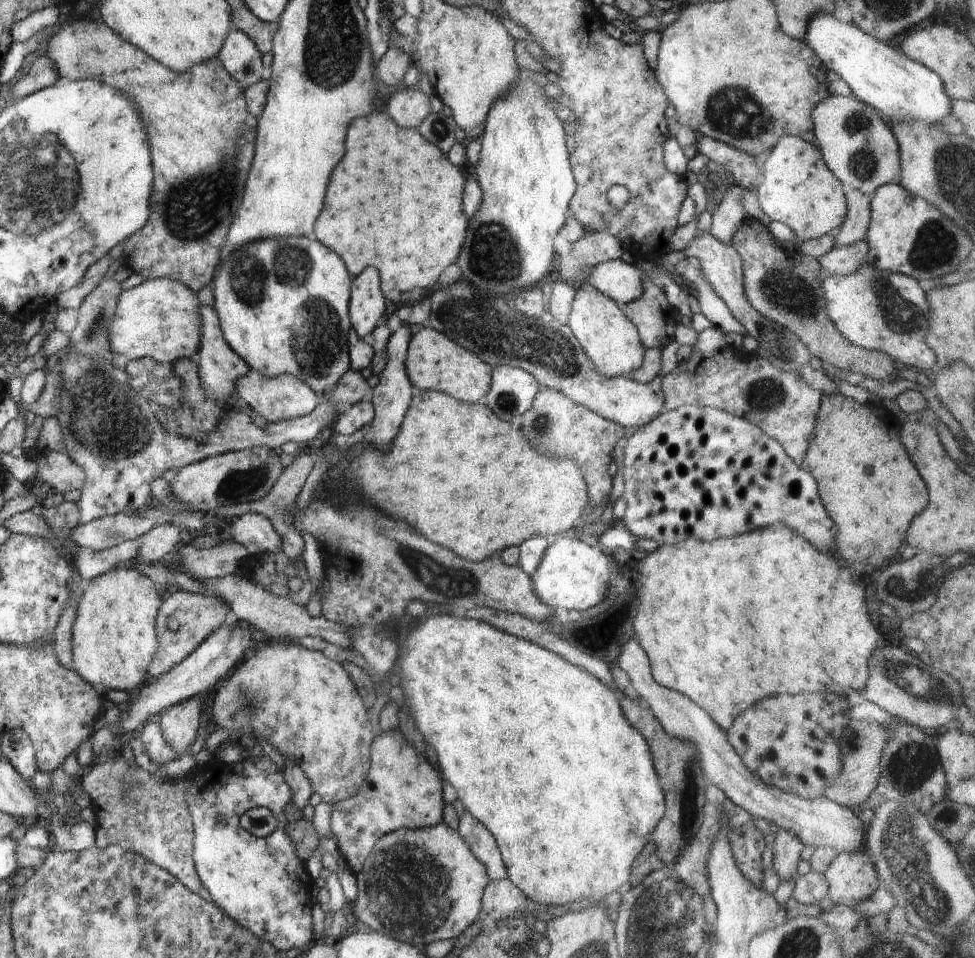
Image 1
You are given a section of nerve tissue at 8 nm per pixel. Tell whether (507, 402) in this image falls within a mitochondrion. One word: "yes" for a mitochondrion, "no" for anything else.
yes

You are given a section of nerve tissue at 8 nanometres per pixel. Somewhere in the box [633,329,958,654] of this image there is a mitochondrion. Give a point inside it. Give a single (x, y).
(915, 588)

